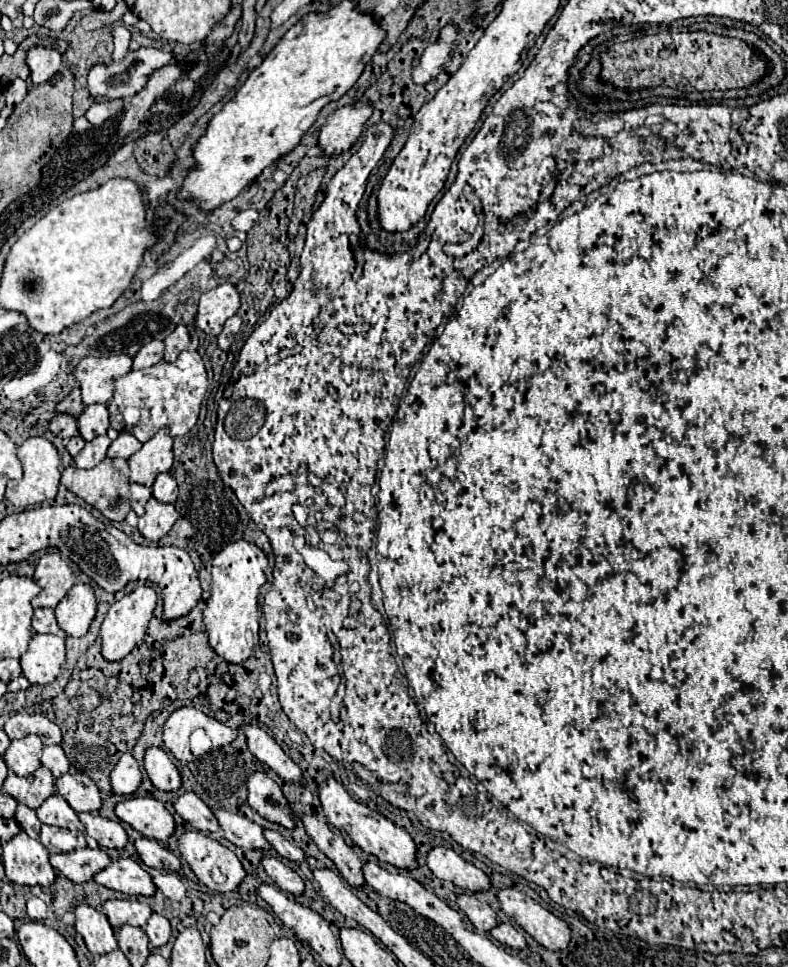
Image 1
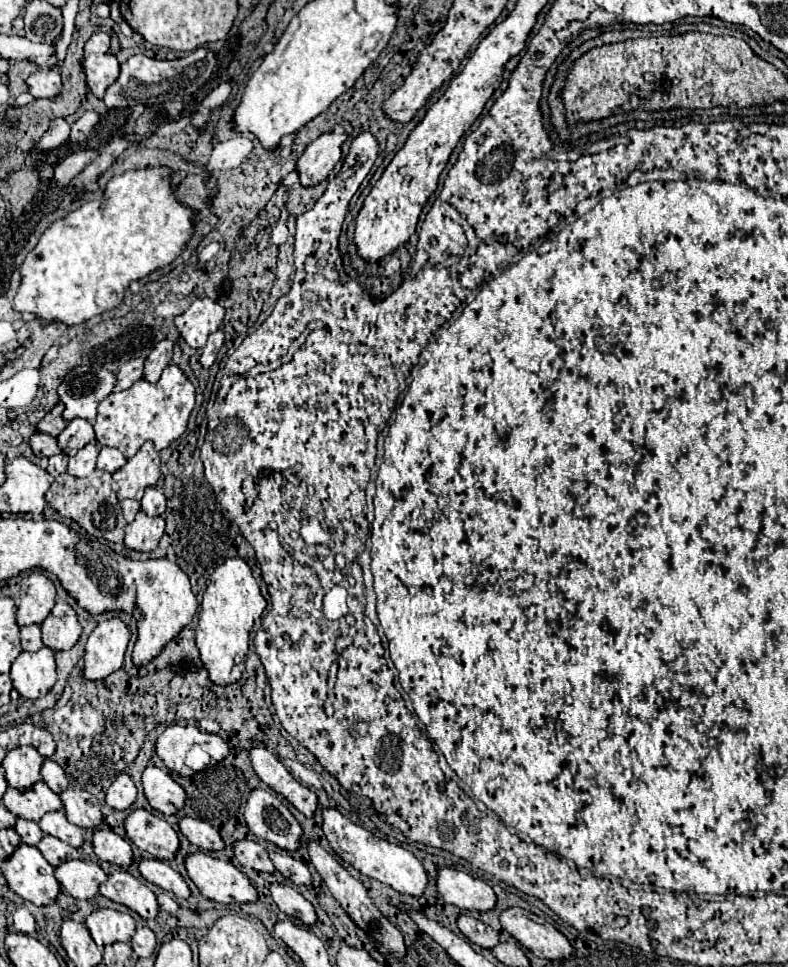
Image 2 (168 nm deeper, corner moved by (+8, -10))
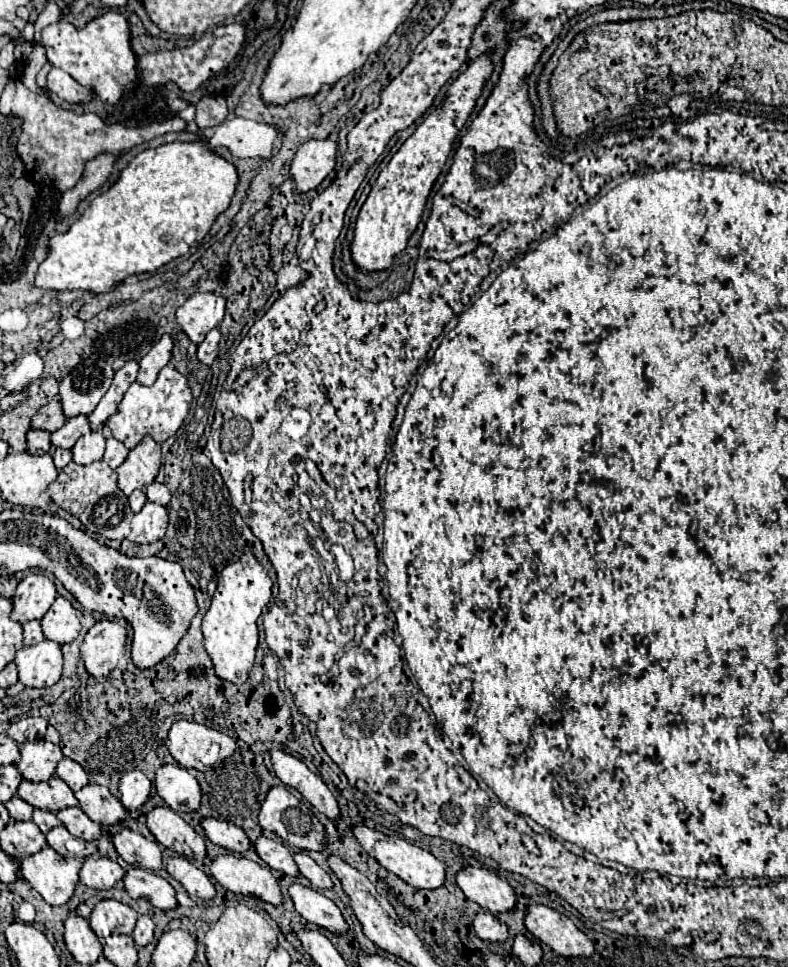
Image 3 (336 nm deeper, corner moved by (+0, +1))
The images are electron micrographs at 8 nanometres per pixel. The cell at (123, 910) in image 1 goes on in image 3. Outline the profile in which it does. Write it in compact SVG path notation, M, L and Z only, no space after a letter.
M100 900L90 916L92 930L100 936L132 934L138 920L138 912L118 900Z

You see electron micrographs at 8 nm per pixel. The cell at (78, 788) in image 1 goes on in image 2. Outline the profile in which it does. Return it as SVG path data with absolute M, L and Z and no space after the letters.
M66 789L60 793L60 799L64 803L68 821L78 827L96 829L104 821L100 803L92 793L80 789Z

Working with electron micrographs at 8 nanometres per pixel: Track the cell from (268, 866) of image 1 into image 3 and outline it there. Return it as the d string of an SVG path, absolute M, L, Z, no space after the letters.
M298 882L290 884L288 892L290 892L290 898L294 900L296 912L302 914L308 922L320 928L326 928L334 934L344 934L348 930L348 924L342 918L340 908L330 898L326 898L322 892L302 886Z

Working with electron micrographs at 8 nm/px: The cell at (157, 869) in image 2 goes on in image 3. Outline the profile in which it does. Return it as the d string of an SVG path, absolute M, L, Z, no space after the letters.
M170 856L164 860L164 870L176 878L190 896L202 898L202 900L210 900L216 890L212 886L212 882L208 880L208 876L198 870L194 864L190 864L184 856Z

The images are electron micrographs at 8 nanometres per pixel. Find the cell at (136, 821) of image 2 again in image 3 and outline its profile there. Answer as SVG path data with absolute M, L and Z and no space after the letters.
M152 808L146 814L146 826L158 844L186 856L188 860L202 860L206 856L204 838L198 836L172 808Z

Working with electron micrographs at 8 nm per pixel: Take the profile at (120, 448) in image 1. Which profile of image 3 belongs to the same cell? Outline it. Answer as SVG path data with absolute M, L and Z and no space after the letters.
M108 438L106 440L106 452L104 452L104 462L108 462L112 468L118 468L124 460L126 460L126 456L128 456L128 448L122 444L122 442L118 442L116 438Z

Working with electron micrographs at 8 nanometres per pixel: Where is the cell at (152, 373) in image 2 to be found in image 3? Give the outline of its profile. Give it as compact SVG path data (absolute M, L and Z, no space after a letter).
M164 334L154 346L152 350L140 360L140 370L138 370L138 382L140 384L154 384L156 382L156 376L158 372L170 362L172 358L172 348L174 348L174 342L172 342L172 336L170 334Z

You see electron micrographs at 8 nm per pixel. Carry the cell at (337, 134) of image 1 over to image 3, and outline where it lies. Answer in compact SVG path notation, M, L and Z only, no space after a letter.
M308 140L302 144L292 160L290 174L296 192L314 190L336 166L336 140Z

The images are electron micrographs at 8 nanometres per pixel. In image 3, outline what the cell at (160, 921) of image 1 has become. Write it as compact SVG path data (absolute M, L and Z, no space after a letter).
M140 916L138 922L136 922L136 928L134 928L134 934L132 934L134 942L138 946L150 944L154 940L154 928L156 928L156 924L152 922L150 916Z

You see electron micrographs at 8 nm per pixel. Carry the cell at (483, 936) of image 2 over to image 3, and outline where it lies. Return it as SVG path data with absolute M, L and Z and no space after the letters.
M482 910L474 916L474 932L480 940L486 940L486 942L504 942L508 938L508 928L504 922L500 922L494 914Z

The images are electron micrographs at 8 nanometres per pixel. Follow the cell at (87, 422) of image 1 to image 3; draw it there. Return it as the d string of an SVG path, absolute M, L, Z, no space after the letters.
M74 416L74 418L68 418L60 430L52 432L52 444L56 448L72 448L76 440L88 432L90 432L88 416Z

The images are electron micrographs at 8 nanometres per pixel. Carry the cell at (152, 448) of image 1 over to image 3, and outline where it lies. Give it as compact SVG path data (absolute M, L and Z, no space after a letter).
M146 436L134 450L130 450L128 458L118 472L118 488L130 496L136 488L146 488L154 482L158 470L162 466L162 452L160 444L152 440L152 436Z

